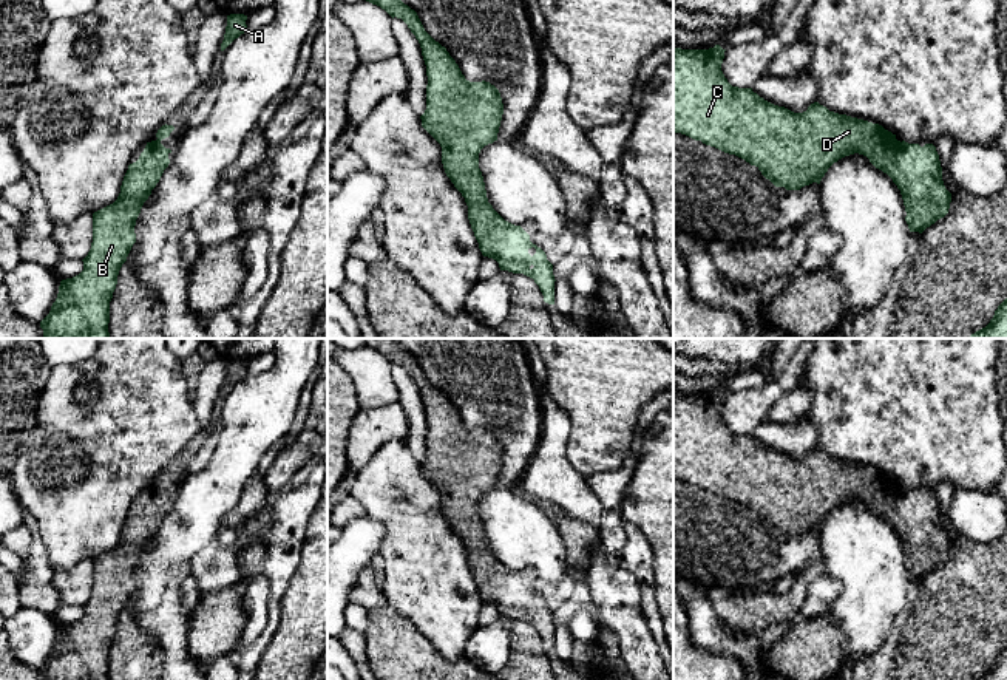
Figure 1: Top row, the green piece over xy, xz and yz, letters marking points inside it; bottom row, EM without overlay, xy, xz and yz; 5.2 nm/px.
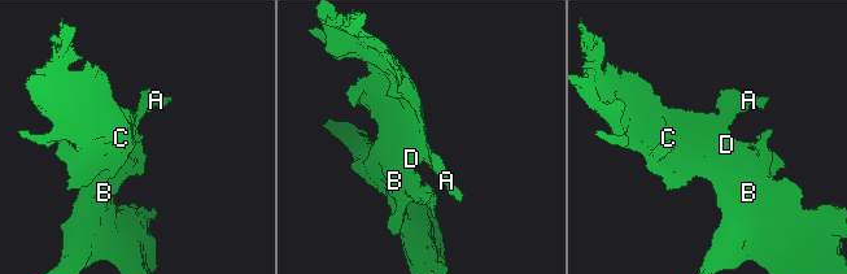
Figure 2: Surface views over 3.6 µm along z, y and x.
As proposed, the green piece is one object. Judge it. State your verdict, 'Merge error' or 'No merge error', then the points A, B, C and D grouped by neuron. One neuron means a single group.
No merge error. Groups: A B C D

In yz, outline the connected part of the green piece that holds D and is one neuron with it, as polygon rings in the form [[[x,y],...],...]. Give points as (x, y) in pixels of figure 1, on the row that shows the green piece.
[[[720,45],[709,49],[673,48],[673,133],[686,134],[744,159],[755,165],[775,187],[786,190],[800,190],[812,182],[820,184],[834,162],[859,153],[866,156],[876,168],[887,173],[900,190],[910,232],[922,233],[948,213],[951,193],[944,185],[939,155],[933,144],[921,147],[919,144],[900,142],[896,134],[879,124],[829,111],[819,102],[811,104],[803,113],[774,105],[754,93],[752,88],[738,88],[727,82],[721,71],[724,51]]]

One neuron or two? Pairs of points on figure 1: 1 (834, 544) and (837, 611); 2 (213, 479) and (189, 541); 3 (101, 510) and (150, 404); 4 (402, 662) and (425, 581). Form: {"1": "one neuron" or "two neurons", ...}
{"1": "one neuron", "2": "one neuron", "3": "one neuron", "4": "two neurons"}

